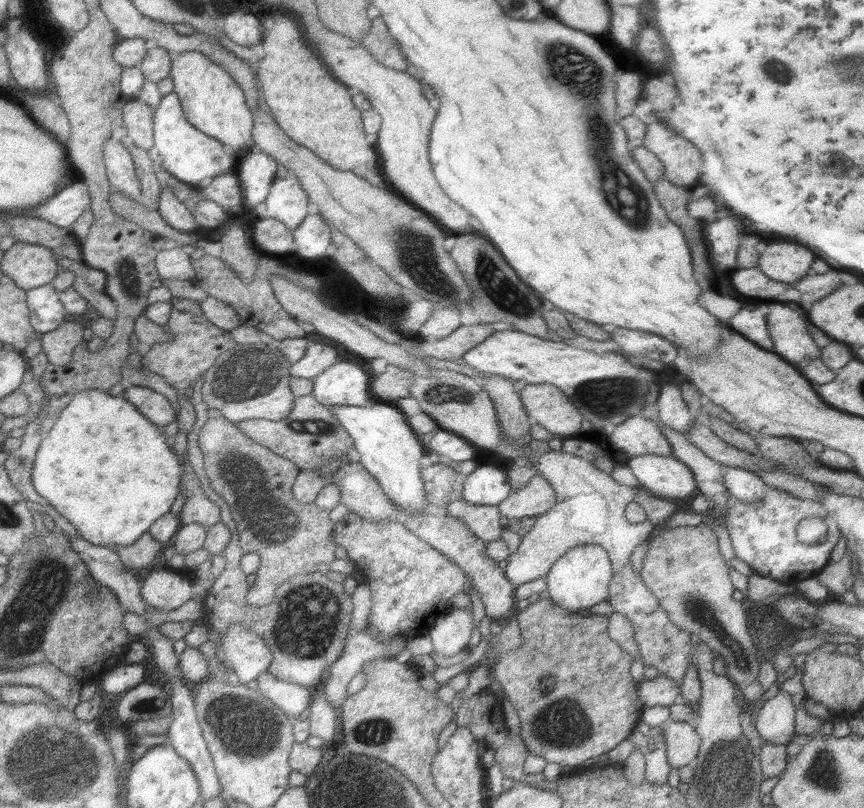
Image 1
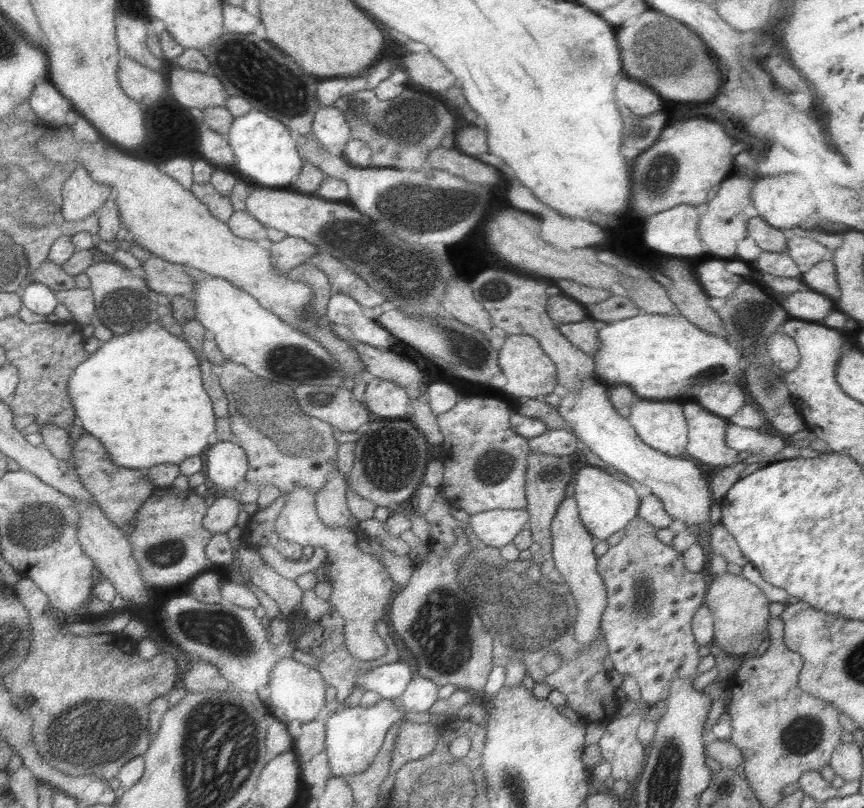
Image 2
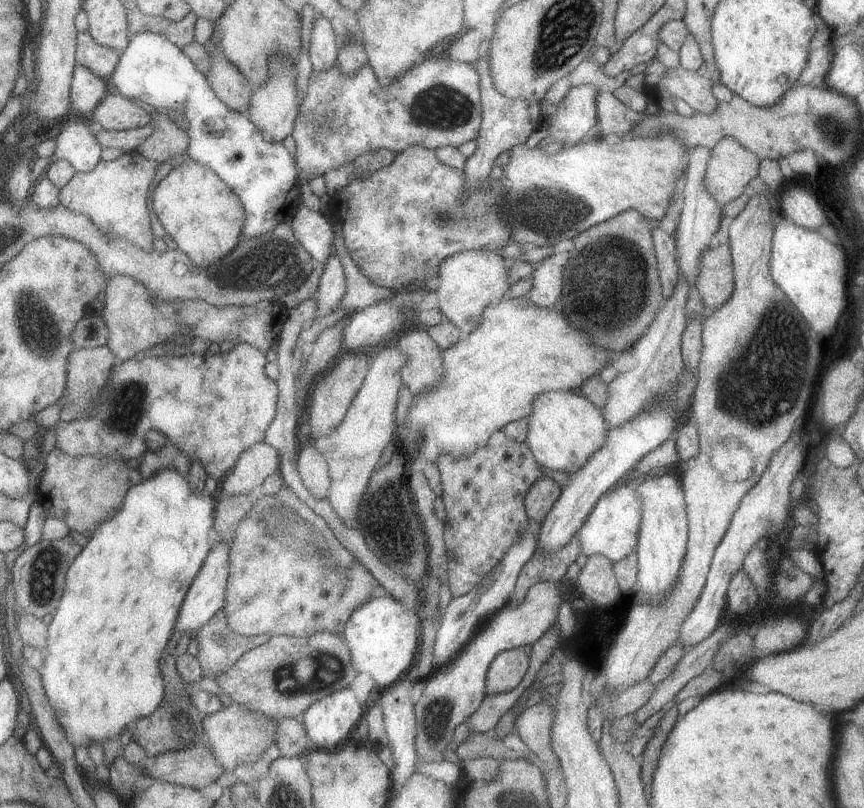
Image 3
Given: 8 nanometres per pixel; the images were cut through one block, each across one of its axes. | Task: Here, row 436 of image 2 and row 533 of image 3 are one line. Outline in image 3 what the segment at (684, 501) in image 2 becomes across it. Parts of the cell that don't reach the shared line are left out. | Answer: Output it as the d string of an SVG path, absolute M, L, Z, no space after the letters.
M623 484L619 488L611 488L603 492L593 510L585 516L585 522L577 530L577 540L579 540L579 552L585 556L591 554L601 554L605 556L611 564L619 562L627 554L635 552L637 546L637 528L641 522L641 502L633 490L633 486Z

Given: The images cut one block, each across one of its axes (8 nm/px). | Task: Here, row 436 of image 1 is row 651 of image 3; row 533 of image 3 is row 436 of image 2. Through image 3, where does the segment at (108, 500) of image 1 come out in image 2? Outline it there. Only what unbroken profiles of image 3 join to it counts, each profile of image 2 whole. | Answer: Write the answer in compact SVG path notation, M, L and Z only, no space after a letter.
M157 322L147 324L137 332L113 336L105 344L99 344L99 348L75 368L67 386L83 432L97 438L117 466L139 470L147 470L163 462L179 466L185 458L199 456L213 444L217 416L213 412L213 402L203 388L197 352L191 350L185 338L169 334Z

